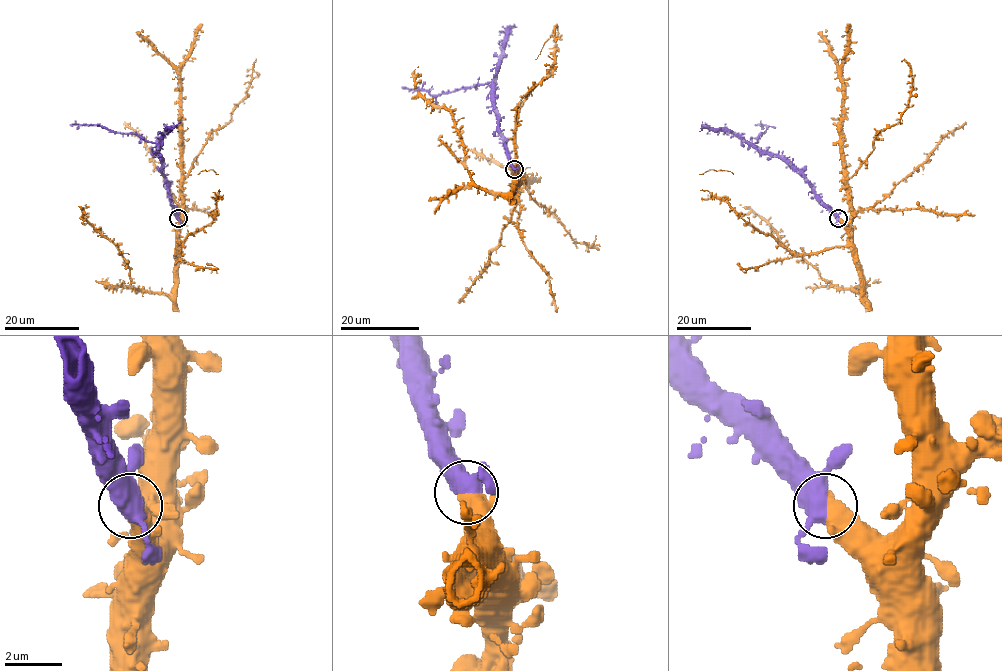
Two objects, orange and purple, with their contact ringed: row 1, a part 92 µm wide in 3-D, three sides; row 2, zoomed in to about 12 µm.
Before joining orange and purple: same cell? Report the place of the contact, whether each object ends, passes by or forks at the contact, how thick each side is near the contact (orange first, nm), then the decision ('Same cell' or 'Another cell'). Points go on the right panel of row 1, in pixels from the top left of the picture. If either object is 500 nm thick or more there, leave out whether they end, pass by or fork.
Place: (838, 218). Thickness 550 nm (orange) against 380 nm. Same cell

